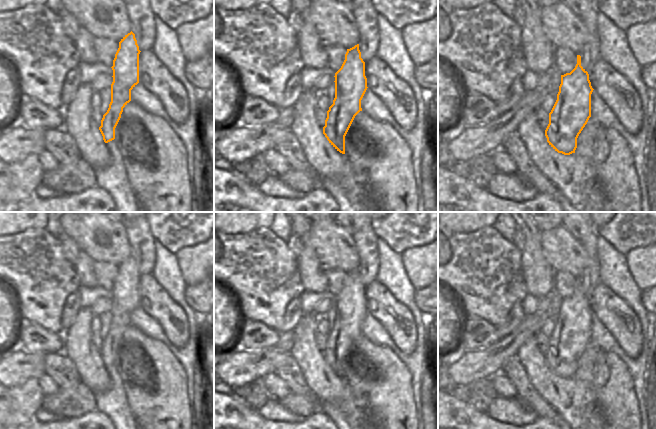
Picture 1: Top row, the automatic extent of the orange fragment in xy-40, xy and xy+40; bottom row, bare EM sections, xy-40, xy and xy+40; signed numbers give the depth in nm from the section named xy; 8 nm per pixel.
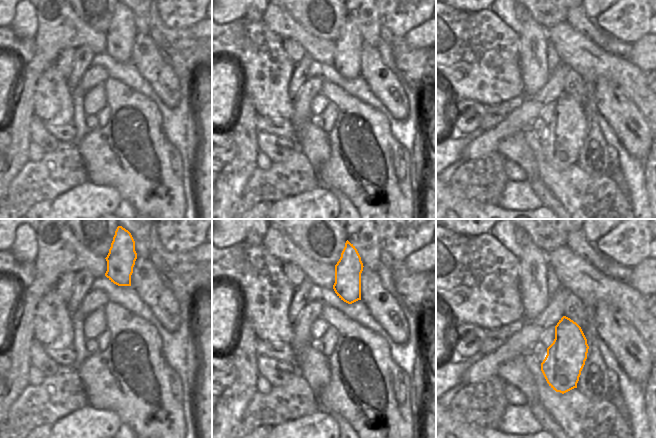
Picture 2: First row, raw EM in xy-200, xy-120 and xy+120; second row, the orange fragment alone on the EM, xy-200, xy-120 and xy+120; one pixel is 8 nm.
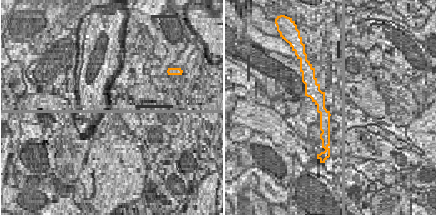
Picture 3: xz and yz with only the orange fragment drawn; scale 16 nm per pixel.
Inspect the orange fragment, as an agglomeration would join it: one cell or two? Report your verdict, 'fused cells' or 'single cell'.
single cell

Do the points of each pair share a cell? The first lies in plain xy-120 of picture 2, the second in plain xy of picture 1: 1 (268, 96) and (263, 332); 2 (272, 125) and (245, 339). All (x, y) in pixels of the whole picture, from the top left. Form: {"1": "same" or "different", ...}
{"1": "different", "2": "same"}

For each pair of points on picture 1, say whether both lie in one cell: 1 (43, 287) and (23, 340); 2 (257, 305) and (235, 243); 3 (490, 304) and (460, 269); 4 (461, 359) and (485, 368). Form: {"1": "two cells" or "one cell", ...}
{"1": "two cells", "2": "one cell", "3": "one cell", "4": "one cell"}

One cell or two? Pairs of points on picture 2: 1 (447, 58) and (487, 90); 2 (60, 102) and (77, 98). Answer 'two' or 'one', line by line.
1: one
2: two

